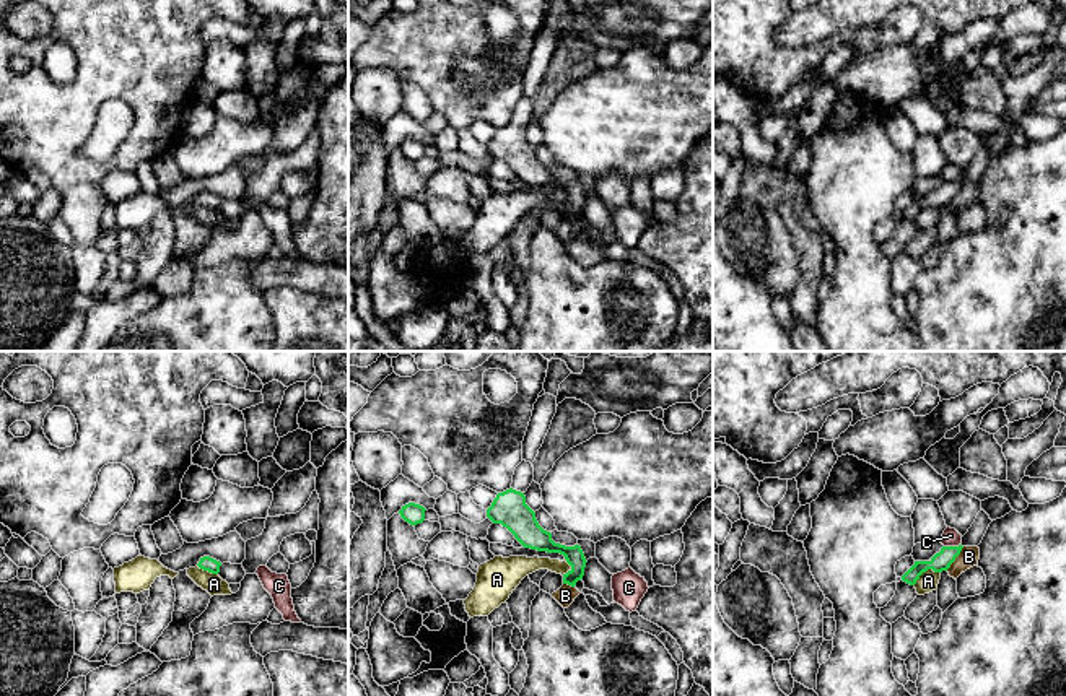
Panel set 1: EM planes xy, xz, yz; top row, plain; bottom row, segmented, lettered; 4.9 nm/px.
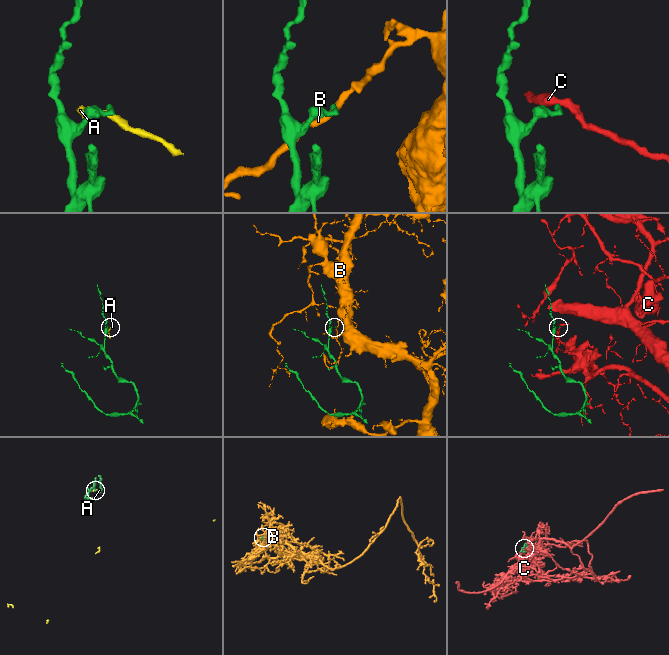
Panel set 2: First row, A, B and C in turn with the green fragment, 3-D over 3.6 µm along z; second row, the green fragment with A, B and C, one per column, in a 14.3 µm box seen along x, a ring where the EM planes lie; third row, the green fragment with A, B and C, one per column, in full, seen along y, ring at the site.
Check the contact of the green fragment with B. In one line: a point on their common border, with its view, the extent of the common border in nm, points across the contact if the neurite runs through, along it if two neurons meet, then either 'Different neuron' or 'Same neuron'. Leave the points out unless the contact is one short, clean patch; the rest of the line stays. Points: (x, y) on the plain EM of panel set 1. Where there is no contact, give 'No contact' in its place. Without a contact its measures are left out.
Touches green at yz (956, 192). Shared border 150 nm. Boundary: yz (964, 182), (946, 205). Different neuron

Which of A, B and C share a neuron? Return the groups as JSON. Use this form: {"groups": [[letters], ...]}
{"groups": [["A", "B"], ["C"]]}

